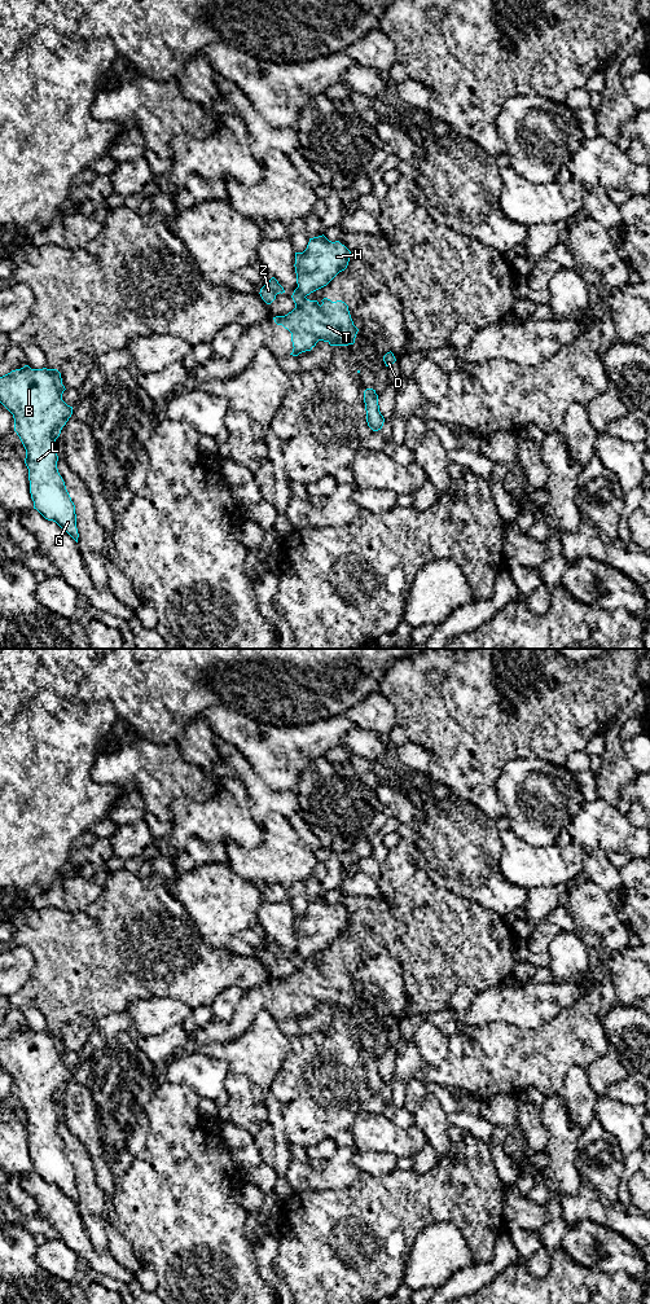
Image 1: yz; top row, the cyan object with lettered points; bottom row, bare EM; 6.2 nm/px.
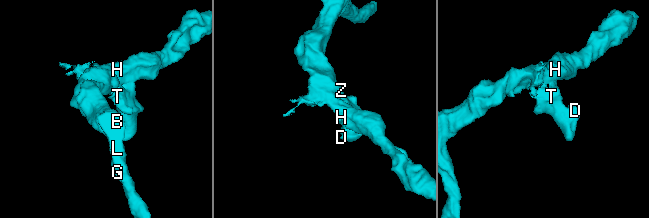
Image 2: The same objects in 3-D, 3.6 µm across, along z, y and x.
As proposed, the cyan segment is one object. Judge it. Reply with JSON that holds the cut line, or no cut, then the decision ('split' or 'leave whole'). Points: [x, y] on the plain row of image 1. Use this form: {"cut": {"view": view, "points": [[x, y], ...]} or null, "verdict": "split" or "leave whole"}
{"cut": {"view": "yz", "points": [[306, 961], [295, 969]]}, "verdict": "split"}

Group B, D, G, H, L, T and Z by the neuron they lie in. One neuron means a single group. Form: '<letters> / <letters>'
B G H L Z / D T

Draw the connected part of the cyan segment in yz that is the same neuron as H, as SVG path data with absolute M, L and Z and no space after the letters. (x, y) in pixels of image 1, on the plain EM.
M324 897L309 901L307 912L303 916L295 916L298 950L291 958L295 969L344 934L350 919L351 914L339 904L331 905Z

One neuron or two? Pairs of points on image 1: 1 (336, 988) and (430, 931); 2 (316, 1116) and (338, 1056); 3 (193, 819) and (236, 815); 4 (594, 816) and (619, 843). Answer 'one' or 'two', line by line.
1: one
2: one
3: one
4: one

